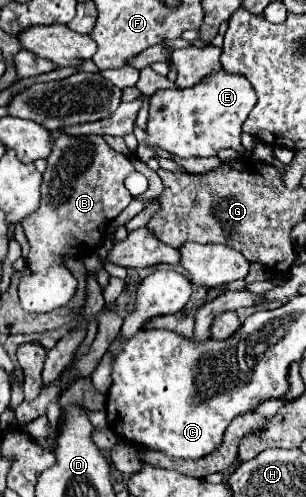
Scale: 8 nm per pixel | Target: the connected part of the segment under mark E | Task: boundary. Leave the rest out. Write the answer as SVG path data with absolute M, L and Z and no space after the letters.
M220 69L208 75L204 81L190 89L160 89L150 99L150 119L146 123L146 145L138 145L138 157L148 163L150 159L160 159L158 149L168 151L178 157L214 157L222 149L236 149L242 151L240 135L242 123L246 121L248 113L256 105L254 87L244 79L244 75L230 75L228 71Z

